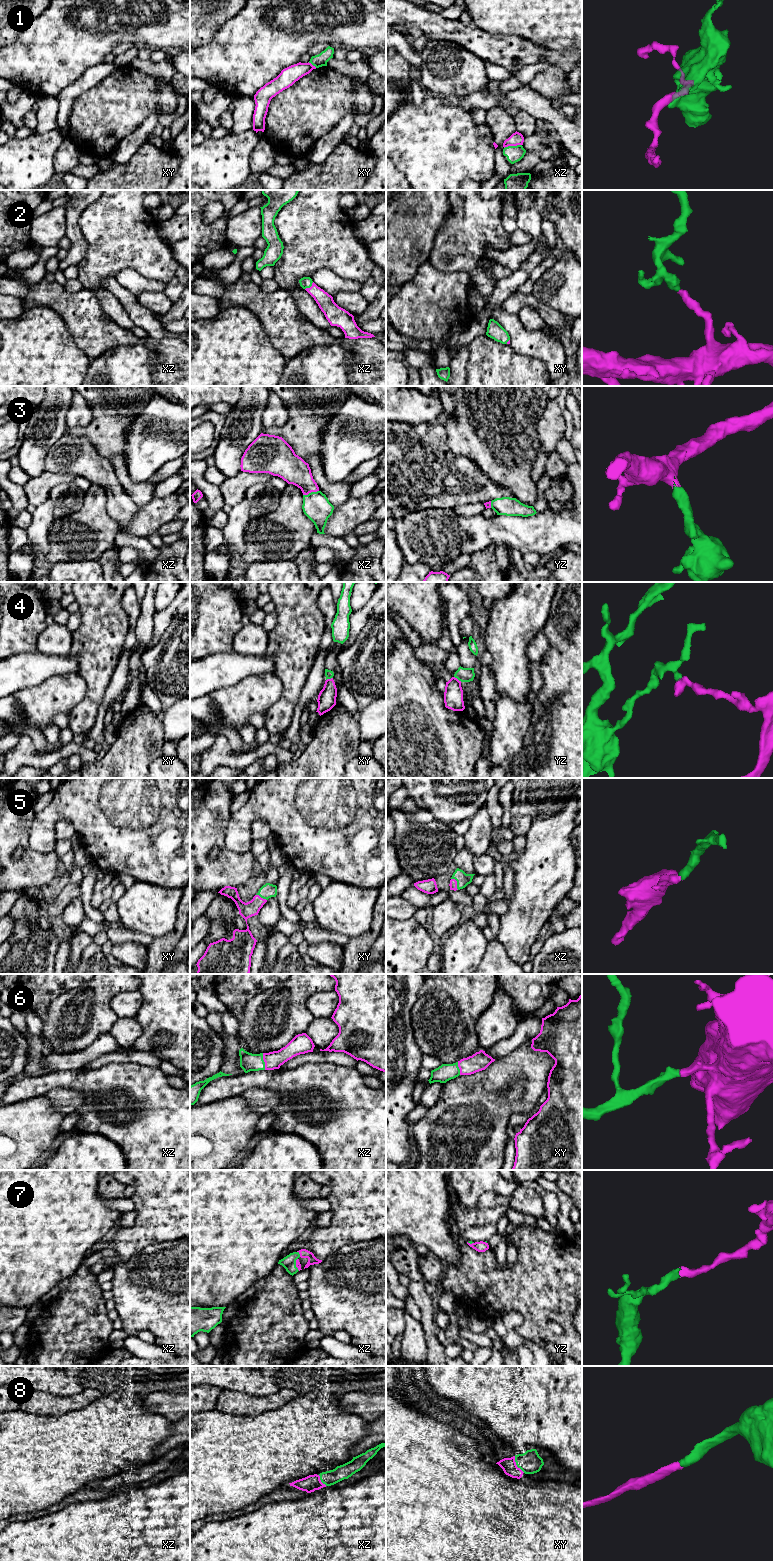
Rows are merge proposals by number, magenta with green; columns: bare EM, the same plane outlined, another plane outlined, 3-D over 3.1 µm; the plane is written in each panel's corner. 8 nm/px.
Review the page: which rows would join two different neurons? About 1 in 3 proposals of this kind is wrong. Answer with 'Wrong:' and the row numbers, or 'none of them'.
Wrong: 1, 4

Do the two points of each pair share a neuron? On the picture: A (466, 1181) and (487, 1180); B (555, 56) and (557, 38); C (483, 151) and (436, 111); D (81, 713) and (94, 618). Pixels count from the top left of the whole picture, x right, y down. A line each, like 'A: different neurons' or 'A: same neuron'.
A: same neuron
B: different neurons
C: same neuron
D: same neuron

